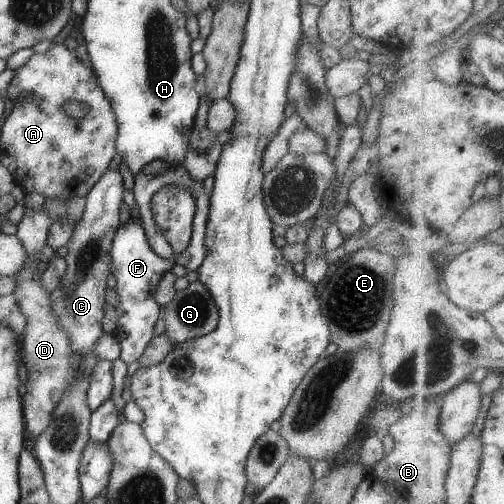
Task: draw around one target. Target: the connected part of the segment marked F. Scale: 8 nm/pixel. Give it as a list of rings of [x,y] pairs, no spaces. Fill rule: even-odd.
[[[130,219],[116,229],[111,247],[109,248],[110,274],[115,277],[115,293],[119,304],[115,306],[115,329],[112,336],[120,345],[121,362],[129,365],[137,361],[152,338],[152,329],[160,315],[161,307],[153,299],[154,285],[160,280],[163,272],[171,269],[171,260],[162,260],[147,245],[143,228],[139,220]]]

